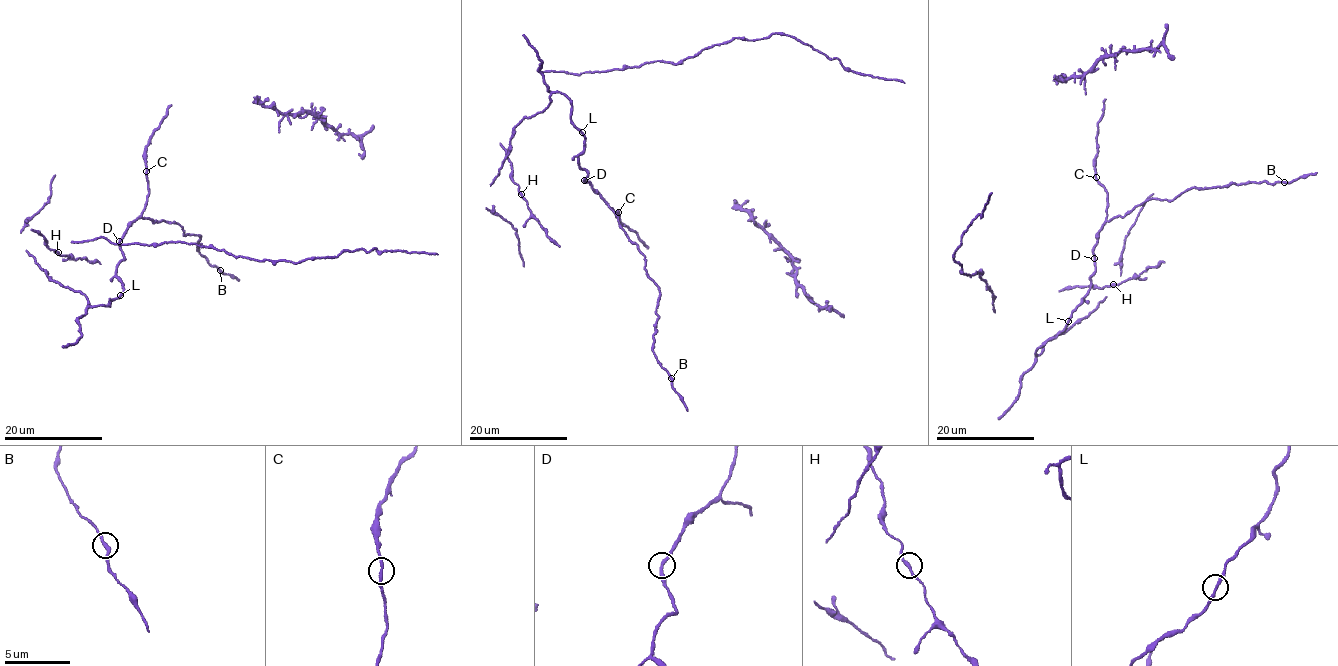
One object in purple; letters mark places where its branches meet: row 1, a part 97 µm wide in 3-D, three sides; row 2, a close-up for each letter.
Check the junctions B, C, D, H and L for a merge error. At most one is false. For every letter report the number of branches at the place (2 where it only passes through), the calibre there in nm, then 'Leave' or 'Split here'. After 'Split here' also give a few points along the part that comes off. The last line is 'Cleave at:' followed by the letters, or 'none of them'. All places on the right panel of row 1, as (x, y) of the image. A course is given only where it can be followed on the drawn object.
B: Branches: 2. Thickness 240 nm. Split here. Course of the part to remove: (1283, 182), (1316, 172)
C: Branches: 2. Thickness 220 nm. Leave
D: Branches: 2. Thickness 240 nm. Leave
H: Branches: 2. Thickness 220 nm. Leave
L: Branches: 2. Thickness 240 nm. Leave
Cleave at: B

